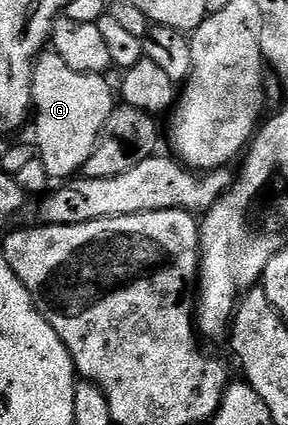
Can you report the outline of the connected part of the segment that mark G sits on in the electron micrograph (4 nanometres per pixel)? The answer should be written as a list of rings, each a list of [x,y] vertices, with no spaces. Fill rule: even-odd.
[[[44,52],[35,63],[33,80],[33,122],[37,156],[53,180],[67,180],[78,175],[93,156],[109,116],[117,108],[117,94],[111,91],[102,74],[73,72],[54,52]]]

